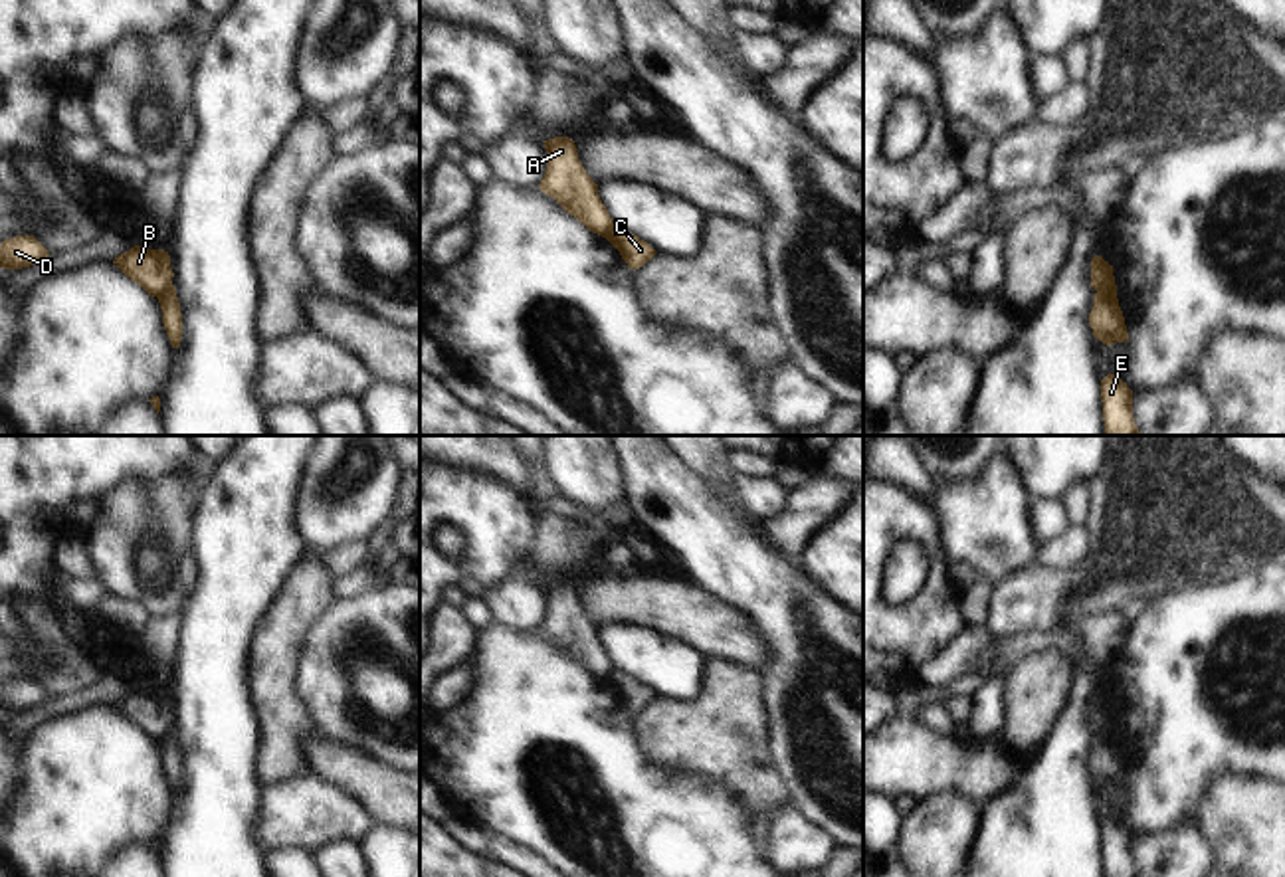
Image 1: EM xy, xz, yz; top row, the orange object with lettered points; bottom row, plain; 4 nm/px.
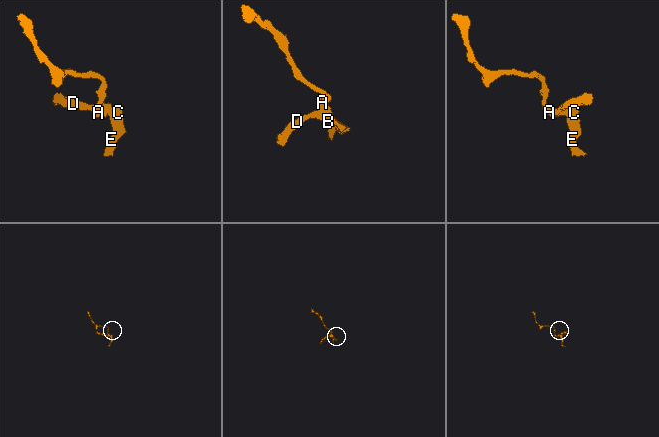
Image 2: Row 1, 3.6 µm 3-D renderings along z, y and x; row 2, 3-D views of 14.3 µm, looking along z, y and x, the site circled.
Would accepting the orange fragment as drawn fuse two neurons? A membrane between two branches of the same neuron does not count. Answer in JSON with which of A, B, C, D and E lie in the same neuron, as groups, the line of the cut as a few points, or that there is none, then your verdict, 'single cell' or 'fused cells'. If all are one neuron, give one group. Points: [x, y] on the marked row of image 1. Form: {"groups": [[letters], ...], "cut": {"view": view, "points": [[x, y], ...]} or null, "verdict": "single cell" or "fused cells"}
{"groups": [["A", "B", "D"], ["C", "E"]], "cut": {"view": "yz", "points": [[1111, 270], [1095, 290]]}, "verdict": "fused cells"}

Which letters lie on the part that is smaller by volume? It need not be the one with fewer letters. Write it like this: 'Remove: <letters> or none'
Remove: C, E

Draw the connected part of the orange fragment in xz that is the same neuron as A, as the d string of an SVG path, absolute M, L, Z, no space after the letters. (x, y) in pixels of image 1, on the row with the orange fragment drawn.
M554 137L543 143L546 148L546 172L539 184L541 192L554 198L564 212L574 216L590 232L606 238L614 222L598 196L598 184L578 160L574 141Z

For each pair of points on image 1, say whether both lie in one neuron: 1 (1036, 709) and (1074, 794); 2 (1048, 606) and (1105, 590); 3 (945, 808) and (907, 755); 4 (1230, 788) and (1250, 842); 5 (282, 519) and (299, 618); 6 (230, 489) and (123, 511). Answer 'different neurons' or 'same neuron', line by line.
1: different neurons
2: same neuron
3: different neurons
4: same neuron
5: different neurons
6: different neurons

